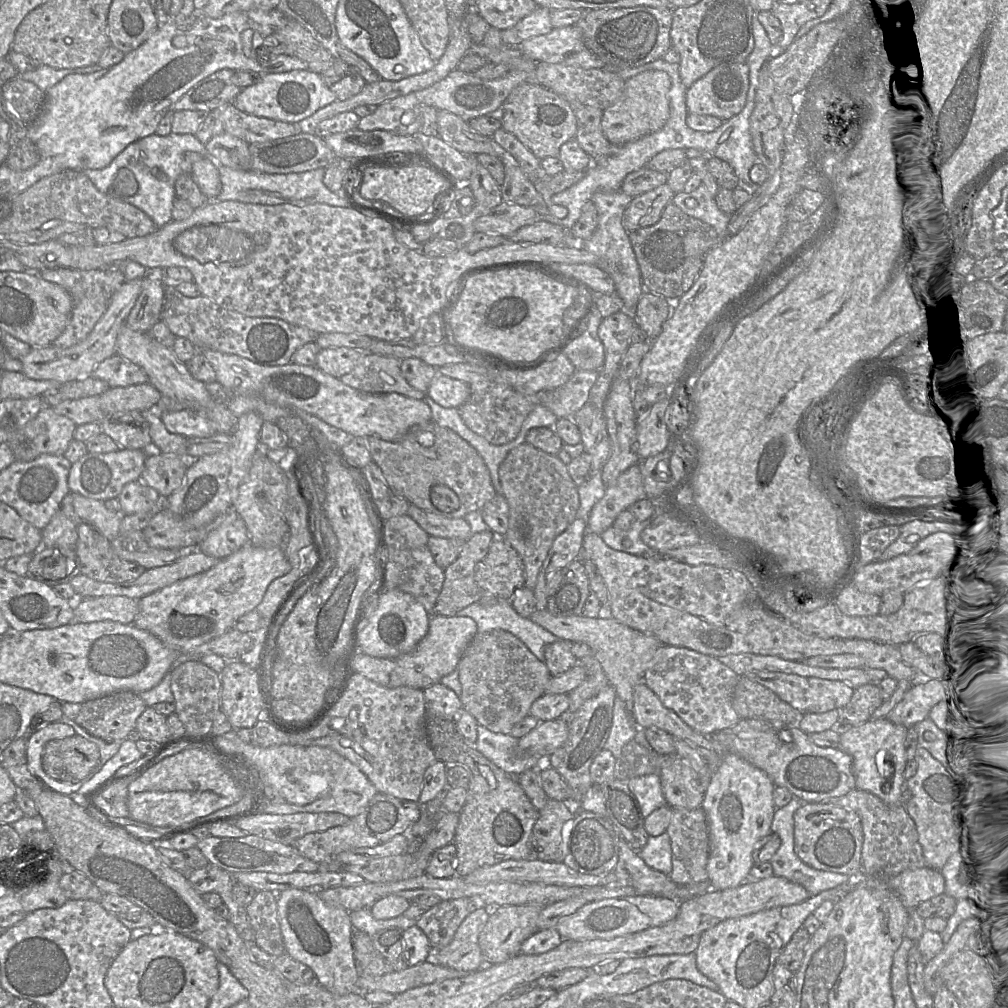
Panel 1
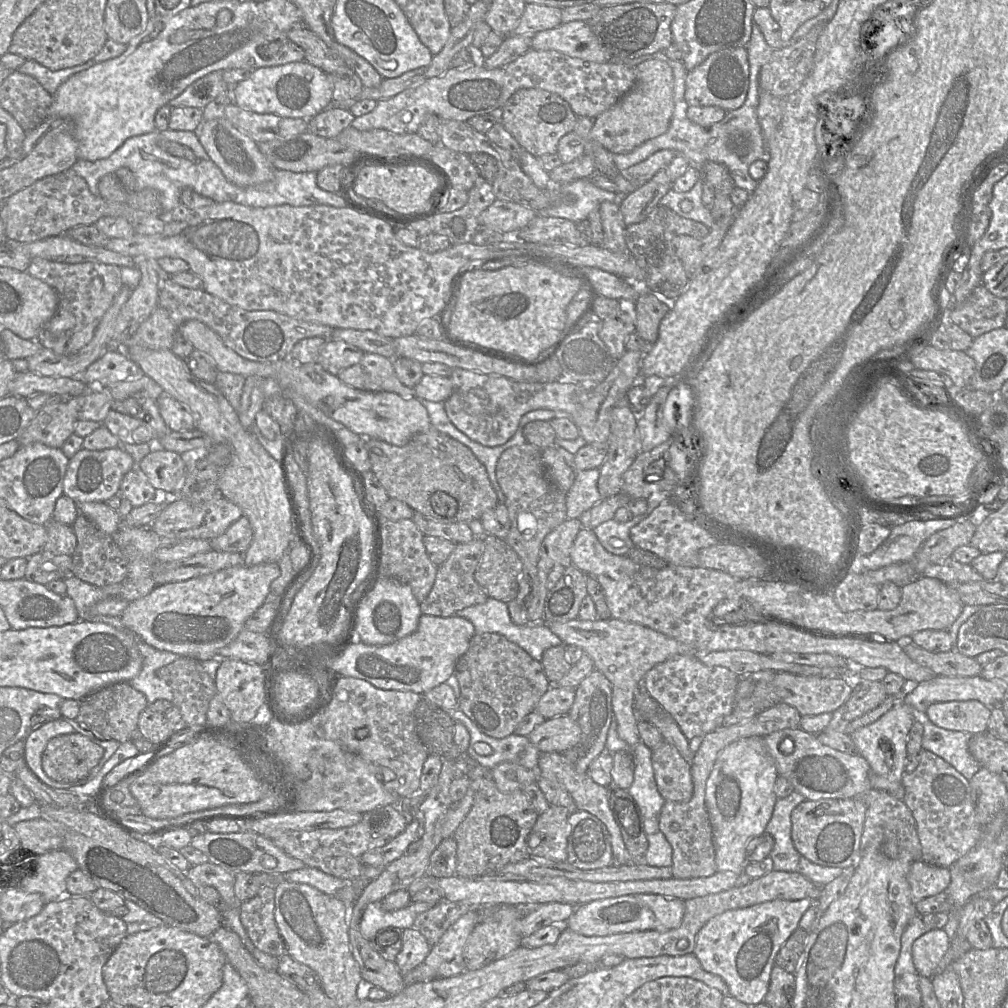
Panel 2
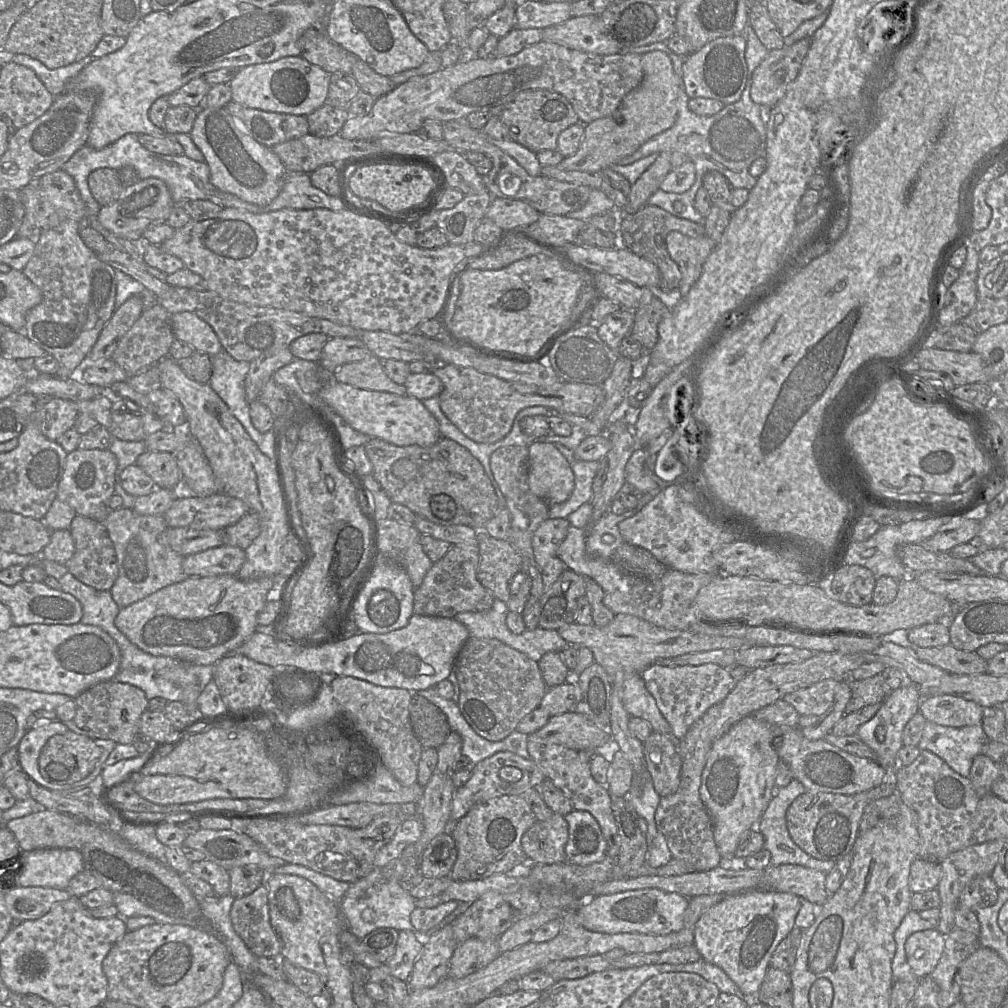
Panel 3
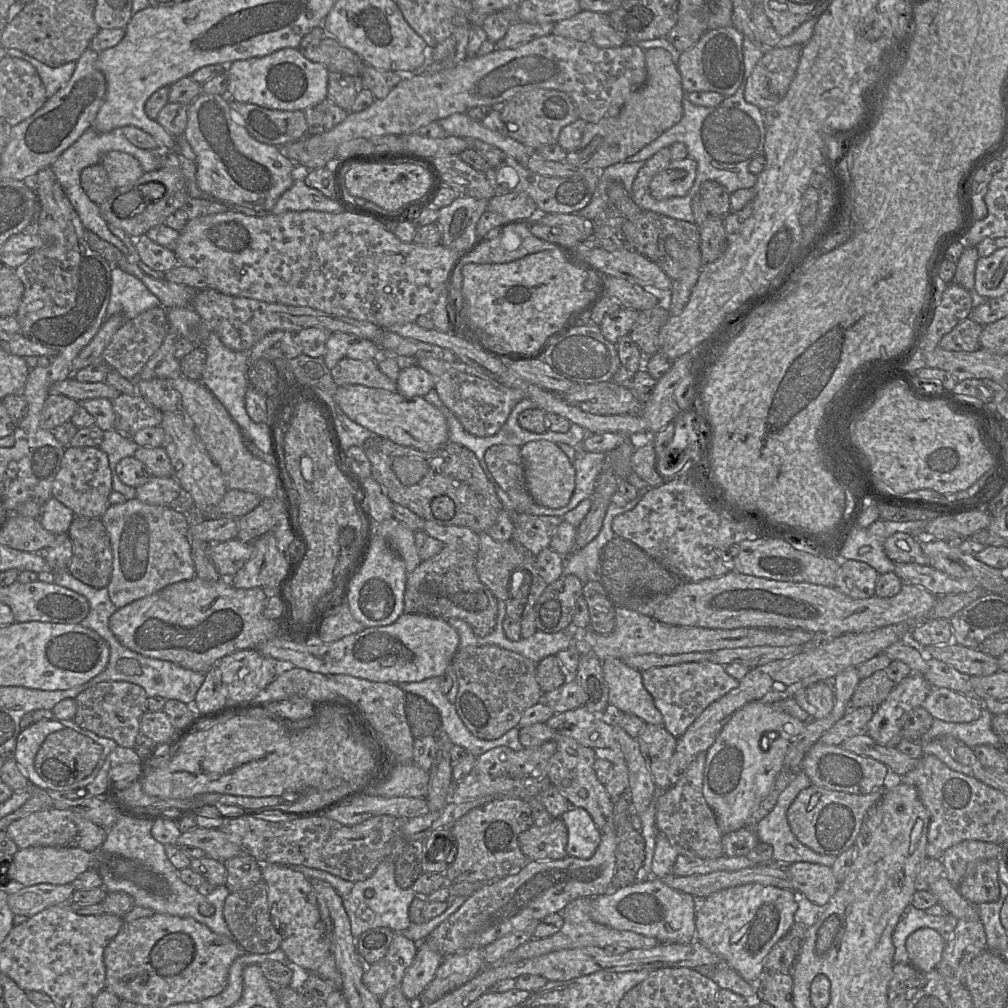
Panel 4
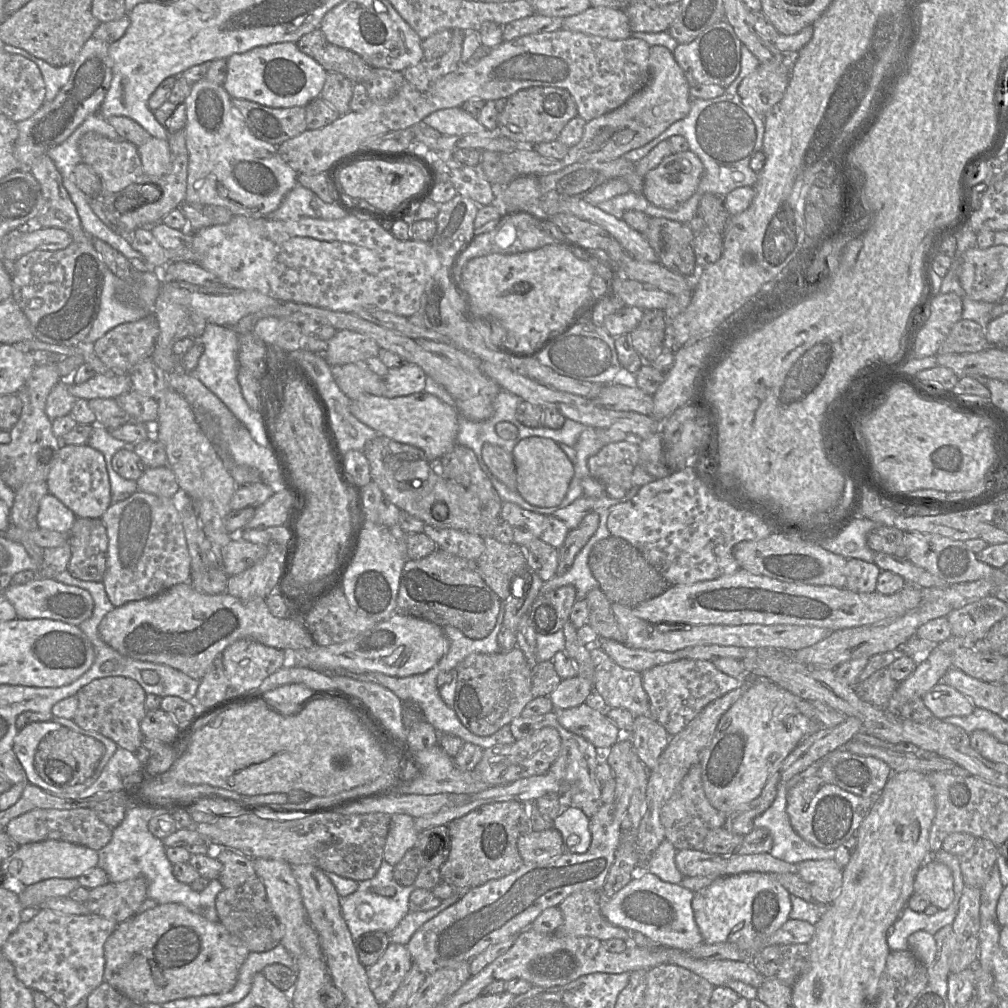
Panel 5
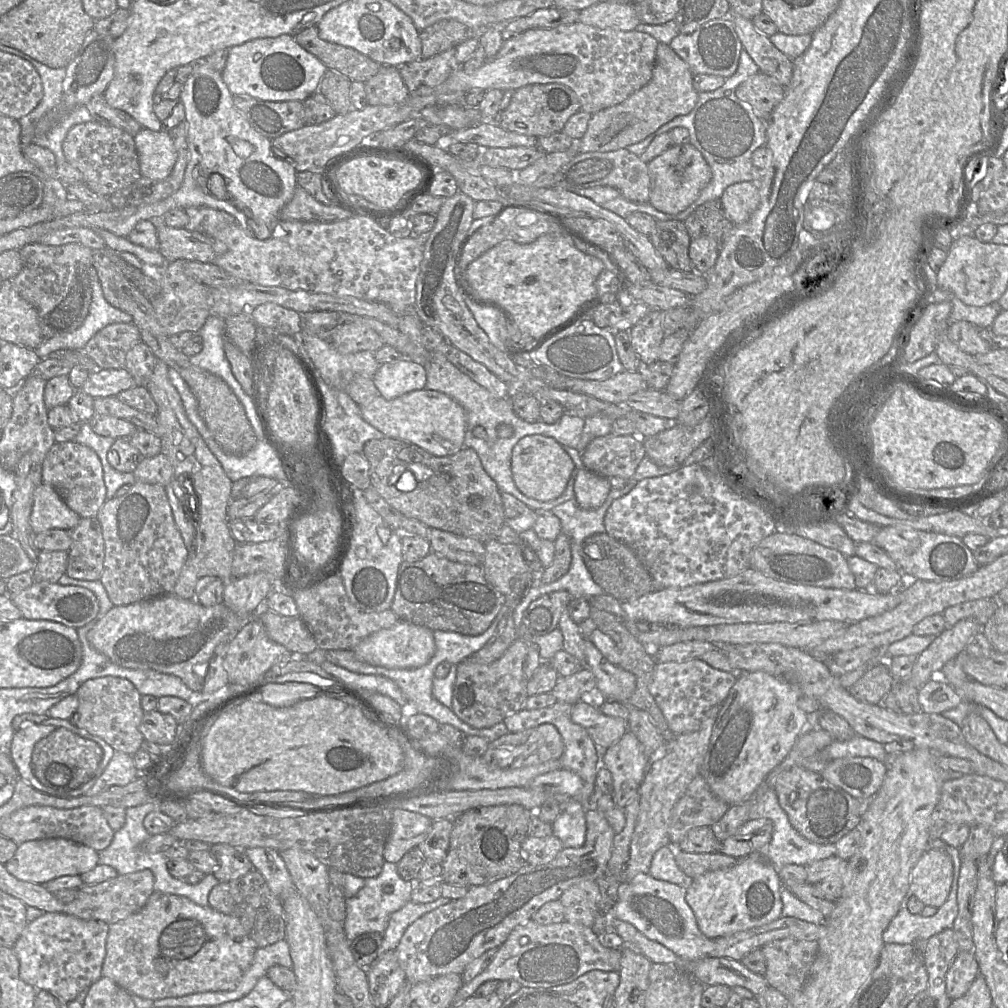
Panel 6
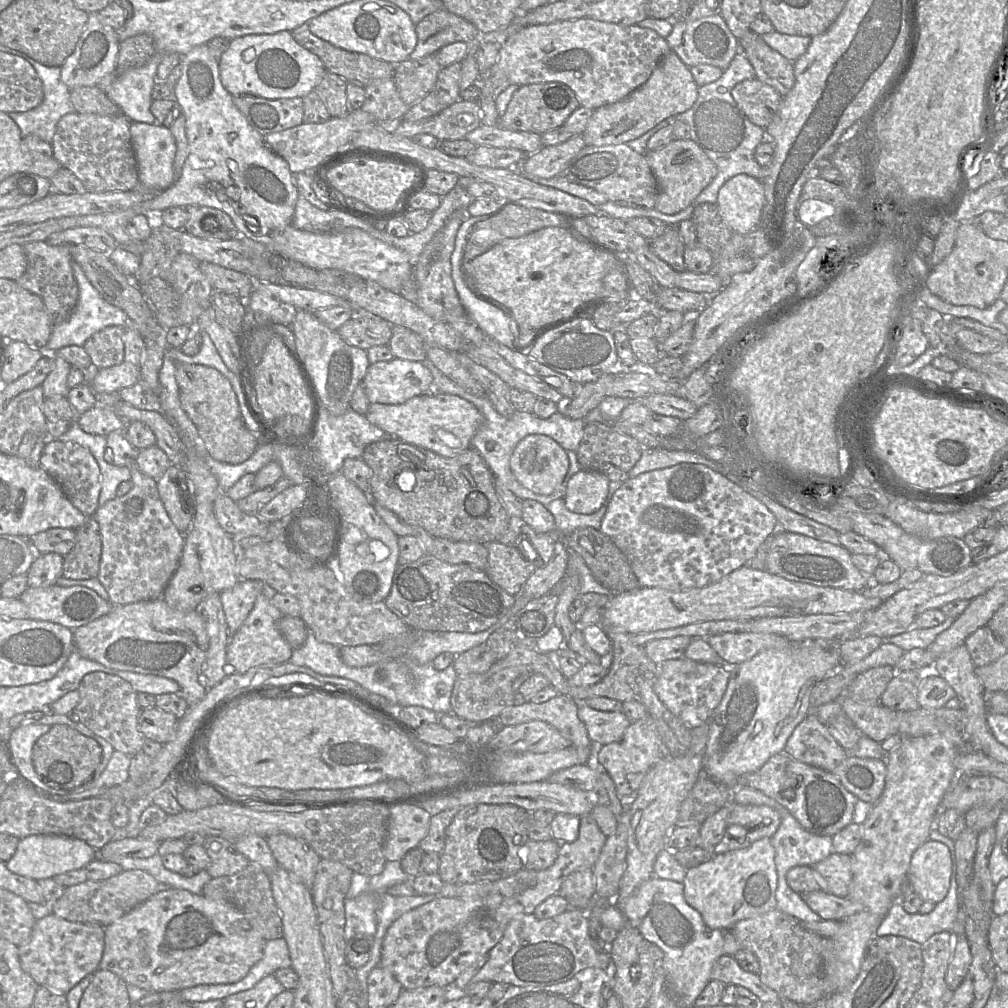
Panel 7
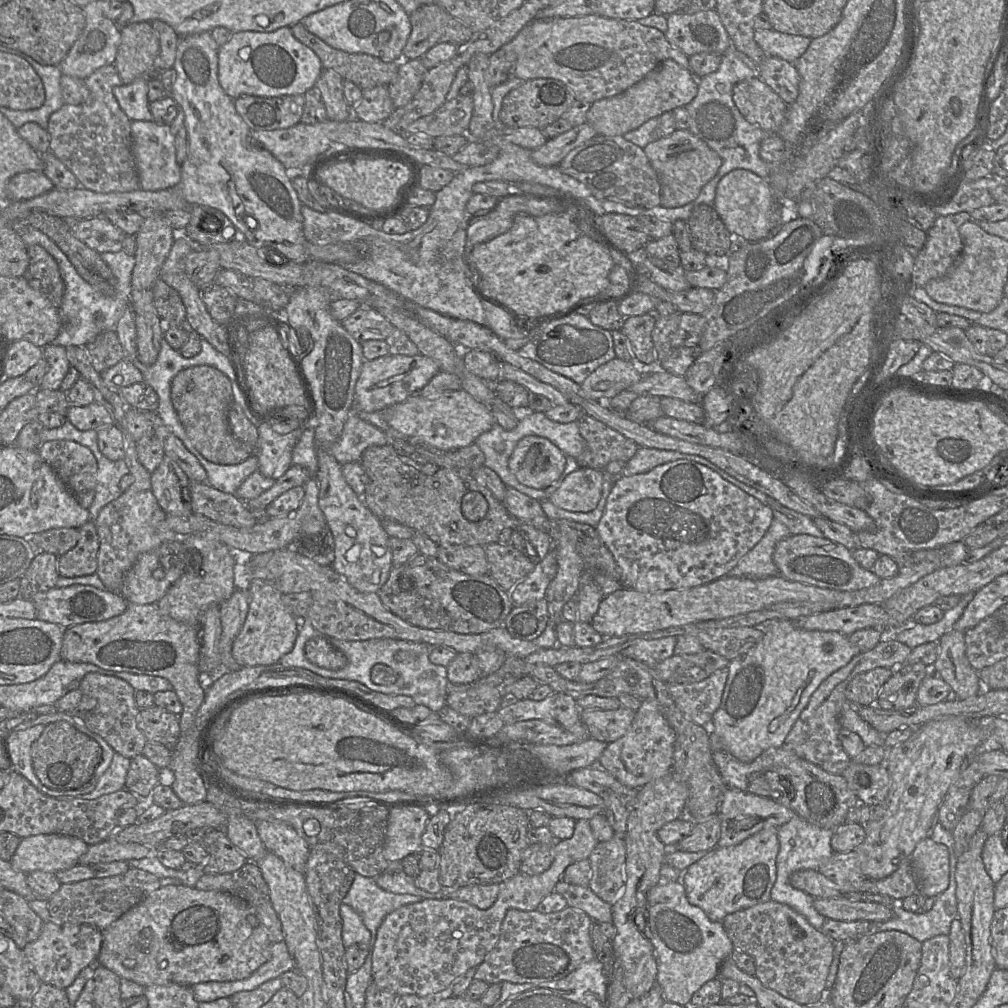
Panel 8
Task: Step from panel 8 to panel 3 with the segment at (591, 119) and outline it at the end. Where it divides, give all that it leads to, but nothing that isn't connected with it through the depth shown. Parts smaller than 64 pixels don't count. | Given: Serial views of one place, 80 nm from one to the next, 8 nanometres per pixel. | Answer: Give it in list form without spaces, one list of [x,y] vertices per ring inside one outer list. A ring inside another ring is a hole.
[[[660,50],[642,55],[643,80],[622,100],[616,112],[585,125],[584,135],[577,152],[565,157],[557,167],[561,170],[601,172],[633,154],[653,136],[671,128],[677,118],[677,99],[681,78],[675,73],[669,56]]]

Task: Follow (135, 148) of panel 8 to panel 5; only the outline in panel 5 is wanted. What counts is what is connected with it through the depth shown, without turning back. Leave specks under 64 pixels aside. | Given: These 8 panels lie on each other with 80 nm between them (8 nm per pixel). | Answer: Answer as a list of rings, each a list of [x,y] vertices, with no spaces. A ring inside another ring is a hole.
[[[151,137],[137,149],[143,167],[143,174],[161,177],[169,172],[171,152],[168,140]]]

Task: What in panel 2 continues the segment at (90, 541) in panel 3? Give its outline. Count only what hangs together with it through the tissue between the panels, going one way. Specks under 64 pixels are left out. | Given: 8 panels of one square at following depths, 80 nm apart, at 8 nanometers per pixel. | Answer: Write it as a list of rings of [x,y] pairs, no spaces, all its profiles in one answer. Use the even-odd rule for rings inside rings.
[[[79,514],[74,521],[72,529],[77,538],[77,546],[72,555],[73,575],[97,587],[121,583],[127,576],[129,559],[116,545],[113,537],[100,530],[82,514]]]

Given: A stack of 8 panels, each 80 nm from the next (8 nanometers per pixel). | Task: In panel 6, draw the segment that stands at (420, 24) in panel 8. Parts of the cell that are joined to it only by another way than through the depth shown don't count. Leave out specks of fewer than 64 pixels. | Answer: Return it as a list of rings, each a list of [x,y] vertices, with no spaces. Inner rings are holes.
[[[439,20],[419,32],[420,59],[428,59],[450,48],[455,48],[474,35],[477,34],[472,29],[457,20]]]

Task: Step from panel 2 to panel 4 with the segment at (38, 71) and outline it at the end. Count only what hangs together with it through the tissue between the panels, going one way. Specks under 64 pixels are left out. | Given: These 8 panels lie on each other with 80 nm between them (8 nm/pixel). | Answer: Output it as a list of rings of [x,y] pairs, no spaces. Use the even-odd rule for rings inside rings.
[[[6,50],[7,56],[13,56],[16,58],[23,59],[32,64],[36,68],[44,84],[47,98],[52,97],[58,90],[66,86],[76,68],[75,61],[68,62],[59,67],[50,67],[20,50]]]

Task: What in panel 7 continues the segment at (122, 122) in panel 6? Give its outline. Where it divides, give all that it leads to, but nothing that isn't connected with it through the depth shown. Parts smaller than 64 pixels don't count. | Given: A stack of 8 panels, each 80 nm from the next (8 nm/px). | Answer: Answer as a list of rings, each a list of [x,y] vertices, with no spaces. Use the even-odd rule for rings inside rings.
[[[79,87],[70,91],[70,100],[76,112],[99,116],[119,116],[120,108],[98,87]]]

